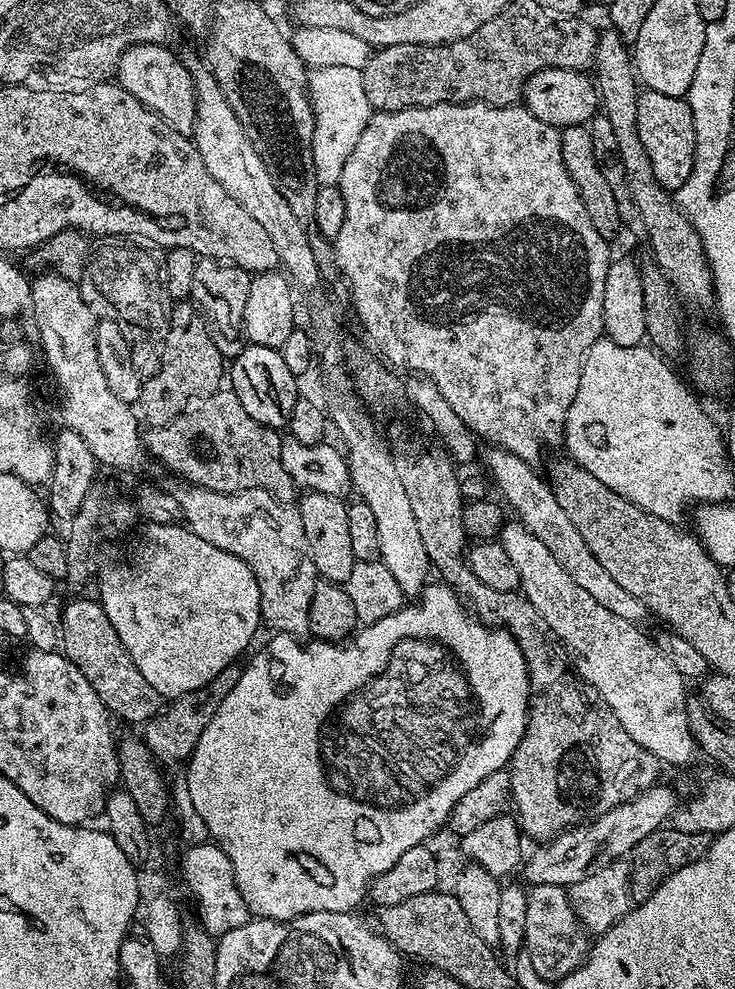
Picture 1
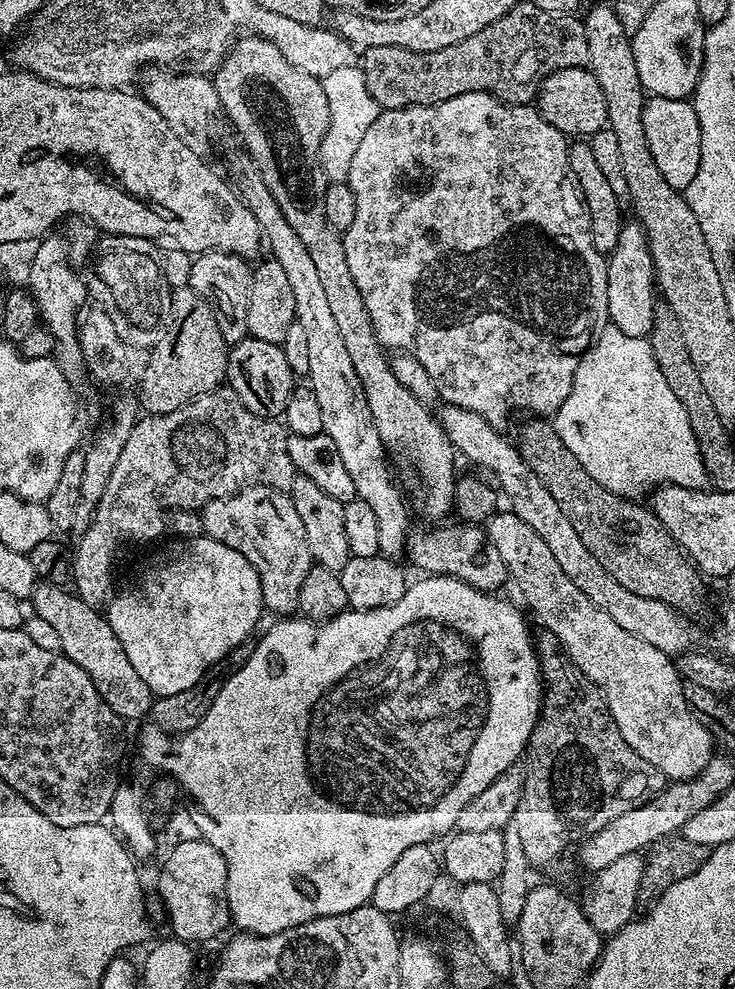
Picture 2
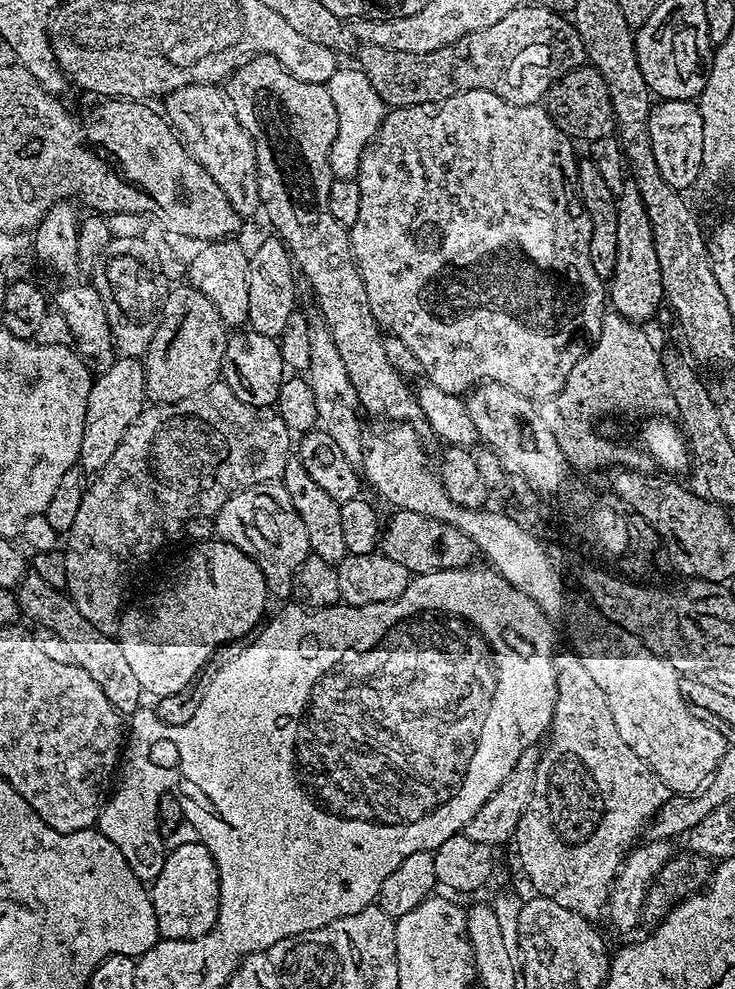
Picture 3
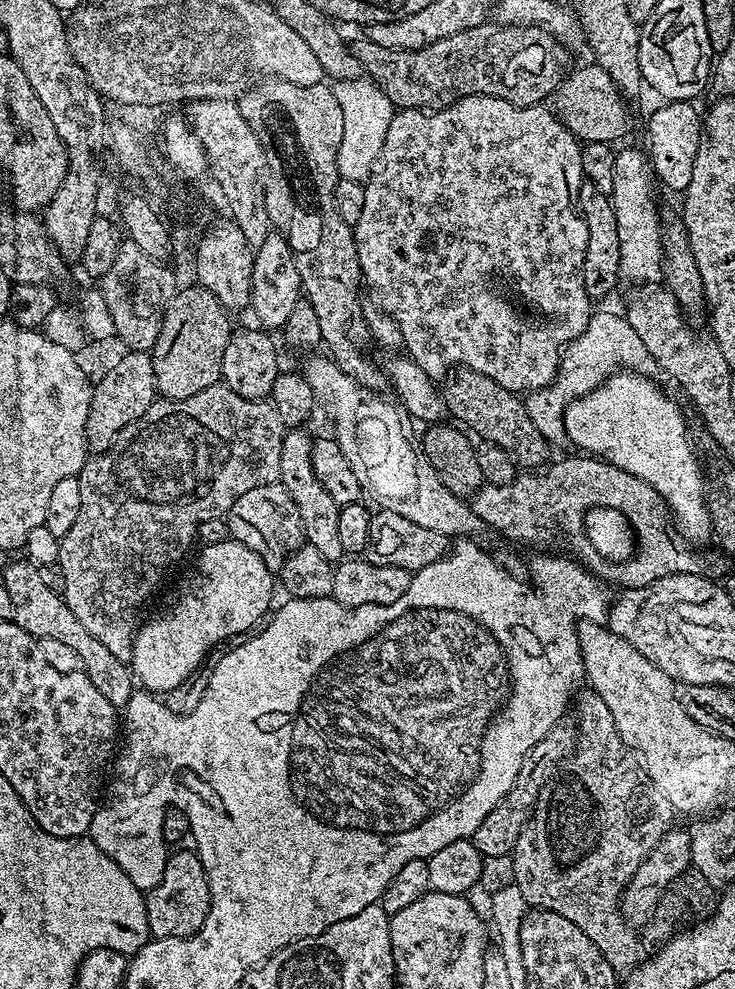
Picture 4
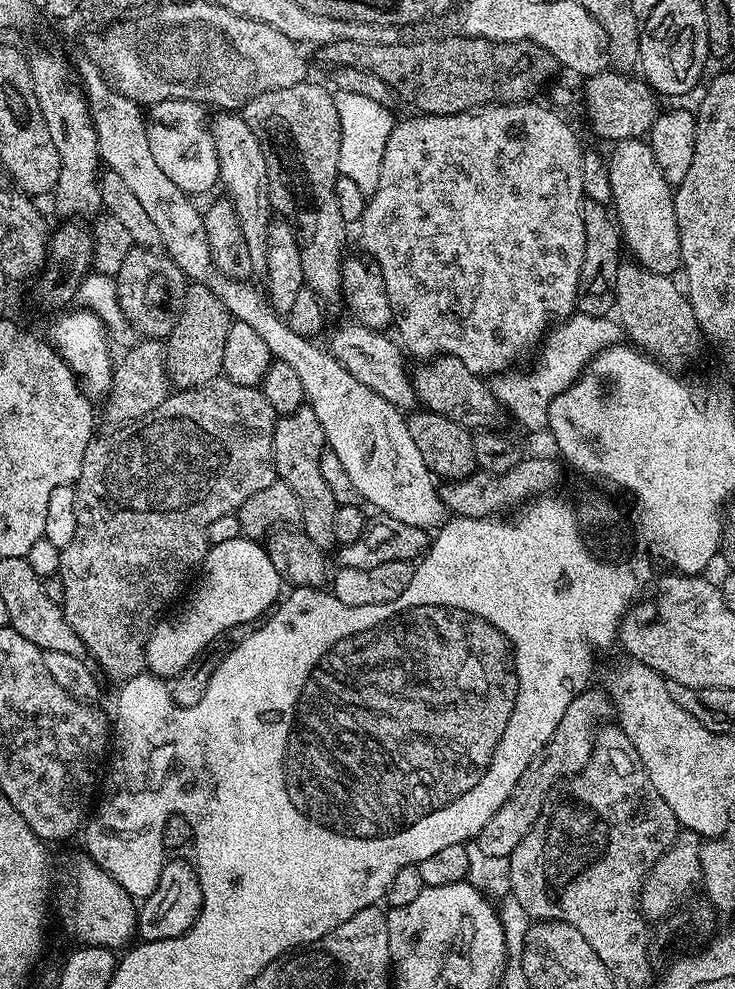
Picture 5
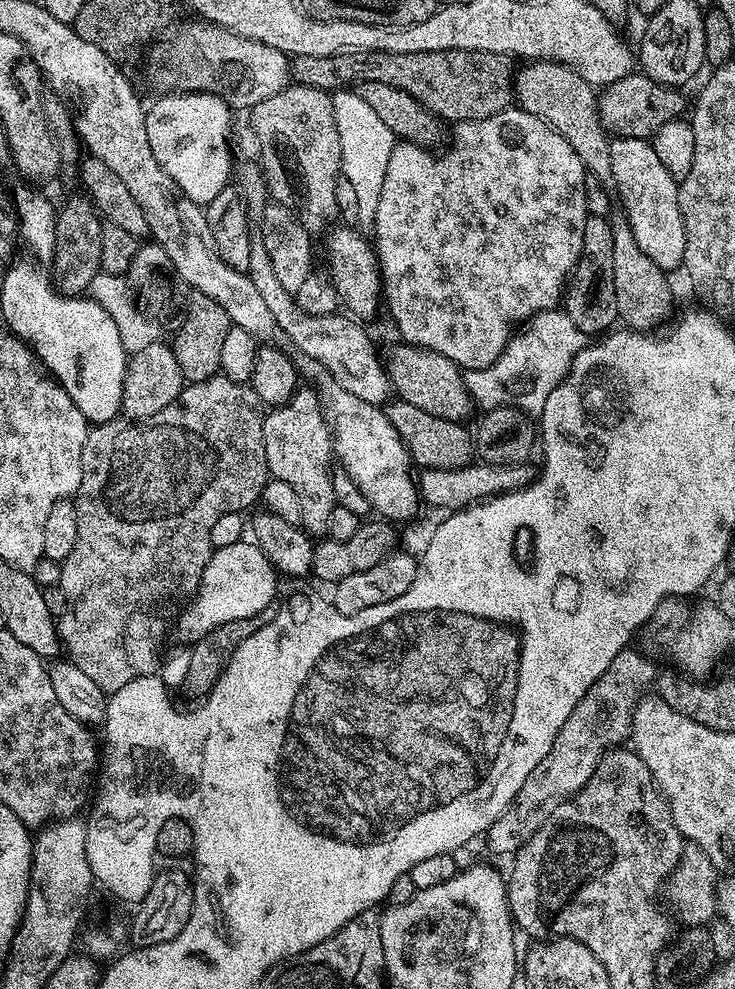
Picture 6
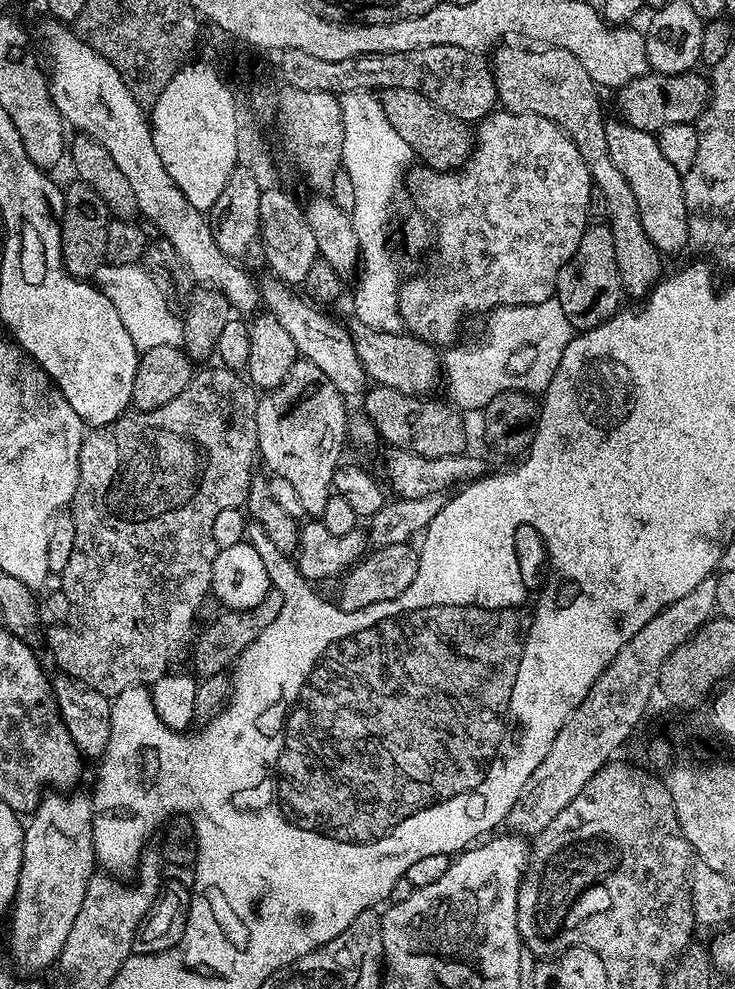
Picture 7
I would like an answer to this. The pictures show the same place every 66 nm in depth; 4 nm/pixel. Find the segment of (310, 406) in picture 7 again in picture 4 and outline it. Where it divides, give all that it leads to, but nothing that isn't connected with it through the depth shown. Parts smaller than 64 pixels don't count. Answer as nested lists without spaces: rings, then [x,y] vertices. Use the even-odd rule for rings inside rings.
[[[303,427],[285,431],[282,442],[282,466],[280,467],[280,479],[278,483],[287,490],[290,498],[294,498],[294,506],[298,506],[298,514],[302,518],[302,530],[304,539],[322,558],[339,562],[345,559],[346,553],[342,550],[342,541],[338,534],[338,514],[340,505],[330,498],[330,493],[318,482],[314,475],[314,465],[310,463],[310,446],[313,437],[304,433]]]

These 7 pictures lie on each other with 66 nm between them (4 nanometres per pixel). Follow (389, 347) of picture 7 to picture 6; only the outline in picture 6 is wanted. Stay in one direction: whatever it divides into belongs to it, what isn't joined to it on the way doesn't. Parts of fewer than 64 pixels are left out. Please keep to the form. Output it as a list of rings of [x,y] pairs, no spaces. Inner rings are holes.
[[[396,342],[386,352],[388,380],[395,395],[401,400],[410,402],[430,414],[438,414],[447,420],[463,421],[474,409],[472,393],[469,392],[465,373],[461,365],[454,363],[446,354],[429,348],[420,348],[417,344]]]

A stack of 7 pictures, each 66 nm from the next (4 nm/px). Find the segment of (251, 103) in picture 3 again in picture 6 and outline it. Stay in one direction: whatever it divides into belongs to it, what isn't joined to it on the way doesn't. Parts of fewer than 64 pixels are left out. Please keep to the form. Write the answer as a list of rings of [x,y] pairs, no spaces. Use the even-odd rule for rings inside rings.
[[[292,82],[278,94],[254,105],[250,116],[252,132],[260,143],[259,163],[262,165],[262,175],[268,181],[271,199],[295,209],[309,233],[316,234],[324,220],[332,220],[338,216],[334,186],[338,186],[338,178],[342,175],[342,142],[338,142],[338,122],[334,122],[331,95],[323,88],[311,88]]]

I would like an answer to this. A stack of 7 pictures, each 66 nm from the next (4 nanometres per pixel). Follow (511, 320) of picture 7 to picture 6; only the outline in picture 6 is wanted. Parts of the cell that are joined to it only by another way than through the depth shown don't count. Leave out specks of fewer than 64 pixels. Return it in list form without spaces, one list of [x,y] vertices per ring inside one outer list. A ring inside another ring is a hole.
[[[559,307],[546,308],[528,317],[513,331],[508,344],[492,364],[469,371],[466,383],[477,405],[511,404],[536,418],[544,411],[546,398],[572,368],[572,357],[584,347],[585,333],[573,326],[568,313]]]

